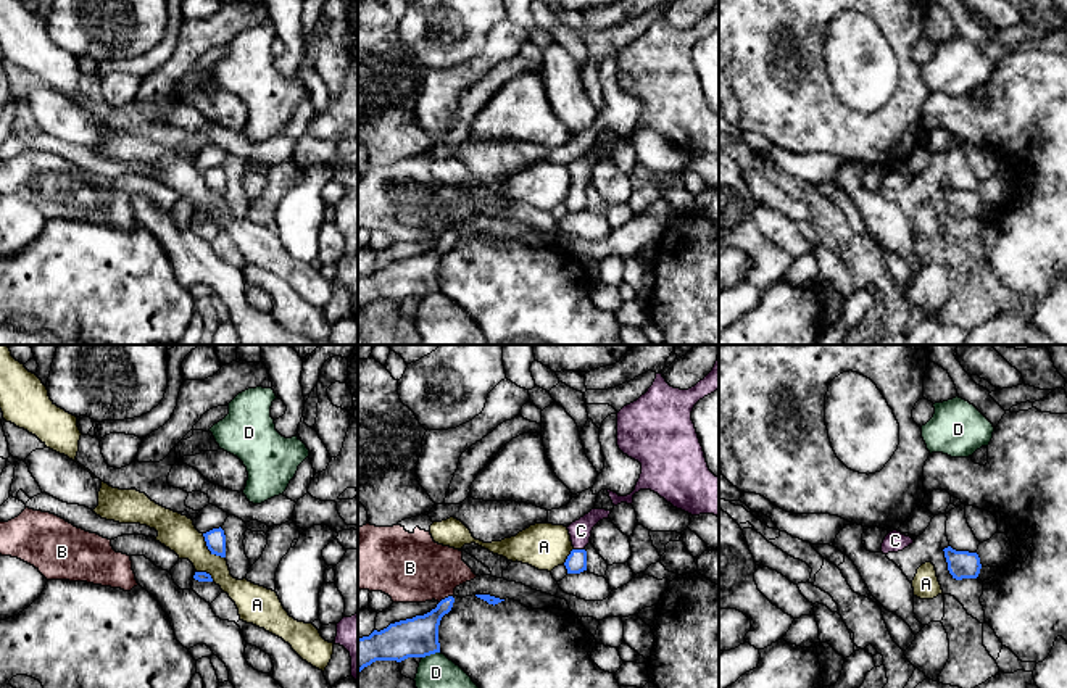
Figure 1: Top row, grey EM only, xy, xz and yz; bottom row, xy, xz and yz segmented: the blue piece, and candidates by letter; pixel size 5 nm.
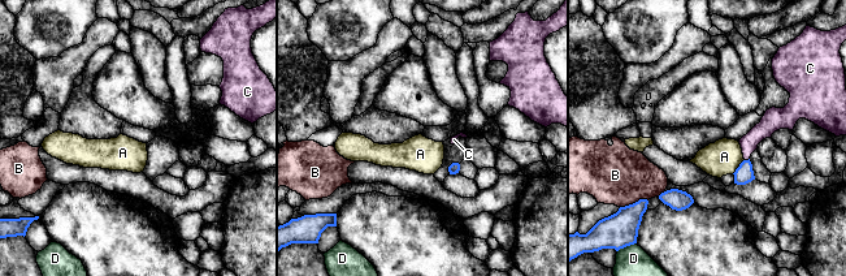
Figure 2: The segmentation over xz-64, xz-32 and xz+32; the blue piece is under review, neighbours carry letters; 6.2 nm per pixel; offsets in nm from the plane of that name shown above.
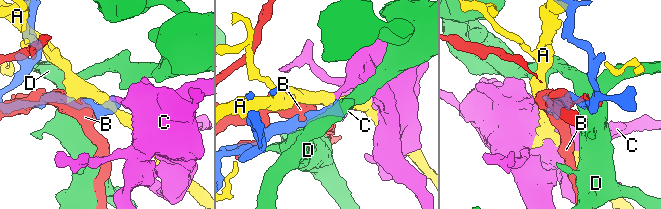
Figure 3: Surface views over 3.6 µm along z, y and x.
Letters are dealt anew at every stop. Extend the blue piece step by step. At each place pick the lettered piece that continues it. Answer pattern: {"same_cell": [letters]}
{"same_cell": ["C"]}

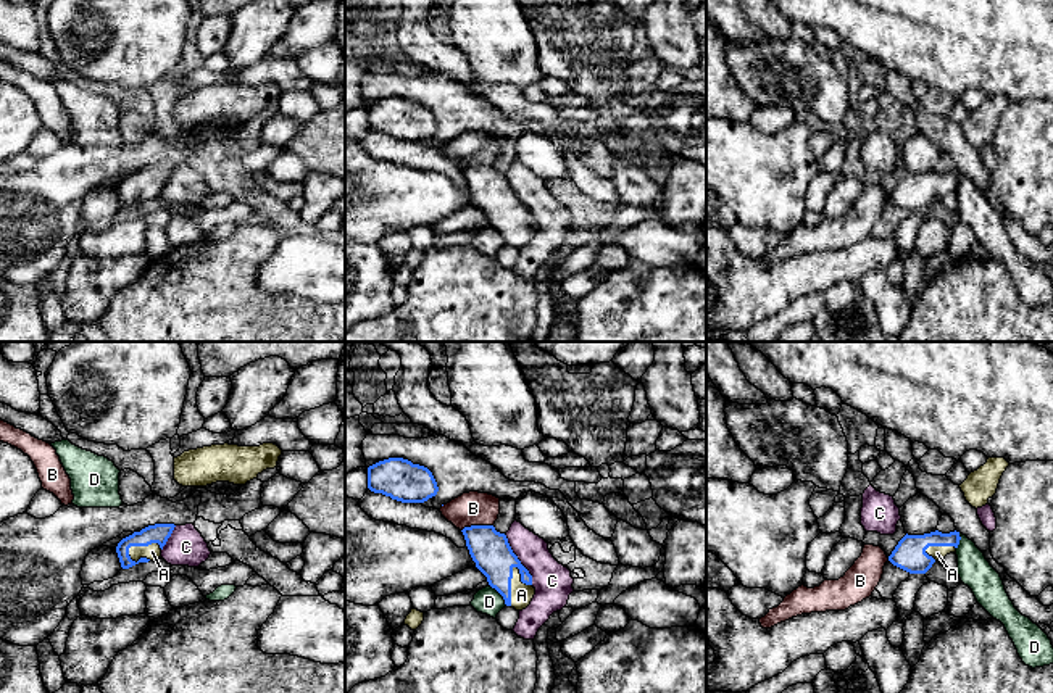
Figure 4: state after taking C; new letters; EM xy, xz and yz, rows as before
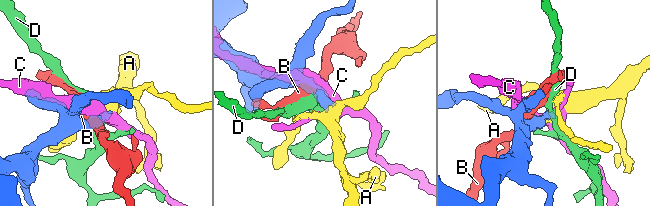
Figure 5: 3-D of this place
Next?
{"same_cell": ["A"]}

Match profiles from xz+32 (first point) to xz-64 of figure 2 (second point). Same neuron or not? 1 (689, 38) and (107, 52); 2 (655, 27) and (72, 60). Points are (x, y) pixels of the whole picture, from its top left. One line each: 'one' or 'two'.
1: two
2: two

